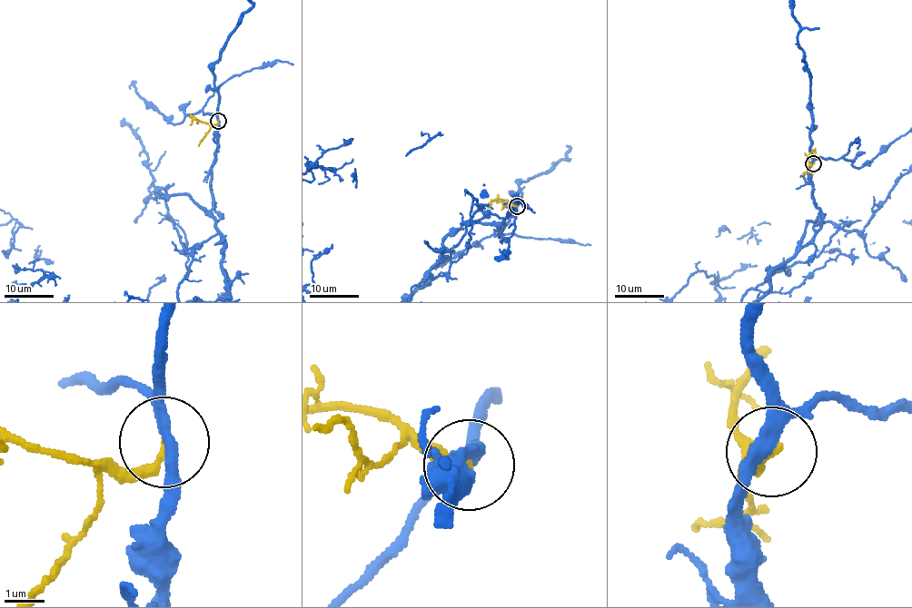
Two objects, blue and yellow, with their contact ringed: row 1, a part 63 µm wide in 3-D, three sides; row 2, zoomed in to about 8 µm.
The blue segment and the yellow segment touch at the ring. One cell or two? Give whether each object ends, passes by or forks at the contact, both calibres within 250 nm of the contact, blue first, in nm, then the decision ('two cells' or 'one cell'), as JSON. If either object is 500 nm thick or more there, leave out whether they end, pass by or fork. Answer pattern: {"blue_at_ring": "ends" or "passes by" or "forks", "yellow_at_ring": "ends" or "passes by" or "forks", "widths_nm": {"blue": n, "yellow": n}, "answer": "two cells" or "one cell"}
{"blue_at_ring": "passes by", "yellow_at_ring": "ends", "widths_nm": {"blue": 300, "yellow": 180}, "answer": "two cells"}

